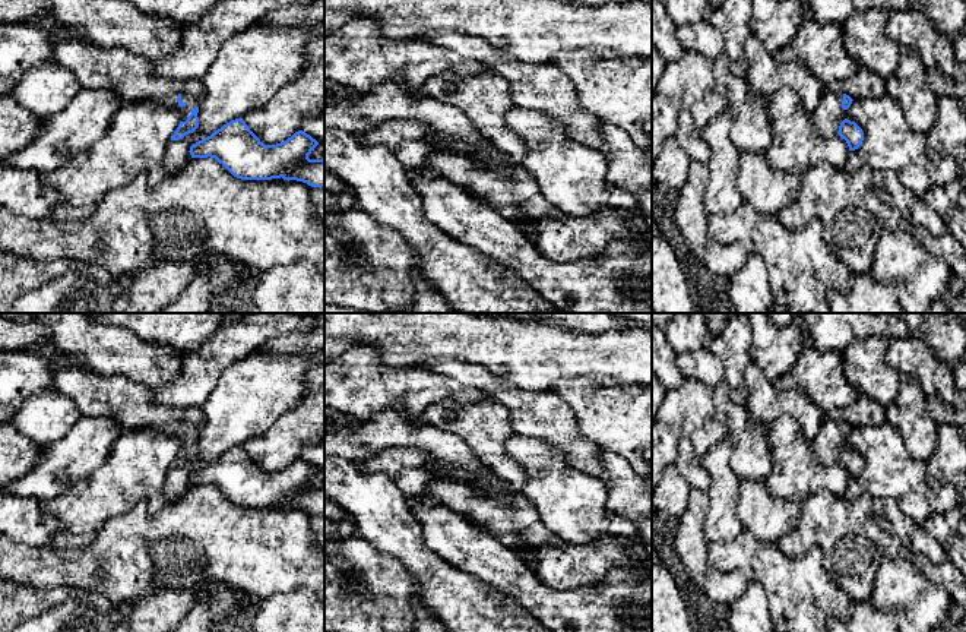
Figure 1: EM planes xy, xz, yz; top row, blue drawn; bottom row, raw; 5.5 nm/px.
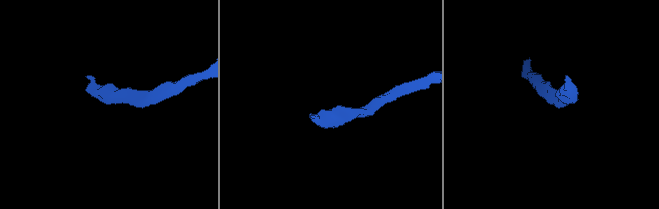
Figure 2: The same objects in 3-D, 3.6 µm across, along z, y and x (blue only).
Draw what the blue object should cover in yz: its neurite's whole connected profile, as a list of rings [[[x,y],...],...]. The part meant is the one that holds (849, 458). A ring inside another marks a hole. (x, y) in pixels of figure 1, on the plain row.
[[[826,415],[814,437],[813,449],[817,458],[826,464],[839,462],[846,468],[849,478],[855,478],[864,468],[862,456],[846,446],[846,437],[852,432],[852,426],[846,421],[836,421]]]

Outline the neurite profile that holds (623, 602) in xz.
[[[419,496],[406,497],[406,503],[430,550],[450,565],[514,597],[551,632],[652,632],[652,576],[642,578],[633,568],[614,568],[599,584],[555,590],[545,585],[511,547],[501,544],[465,516]]]

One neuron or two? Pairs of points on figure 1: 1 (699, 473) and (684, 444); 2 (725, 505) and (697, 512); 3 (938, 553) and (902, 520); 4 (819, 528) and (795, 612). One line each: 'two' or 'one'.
1: one
2: two
3: one
4: two

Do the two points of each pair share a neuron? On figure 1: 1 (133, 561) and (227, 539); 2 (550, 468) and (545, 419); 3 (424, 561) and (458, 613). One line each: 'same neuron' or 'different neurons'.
1: same neuron
2: different neurons
3: same neuron

